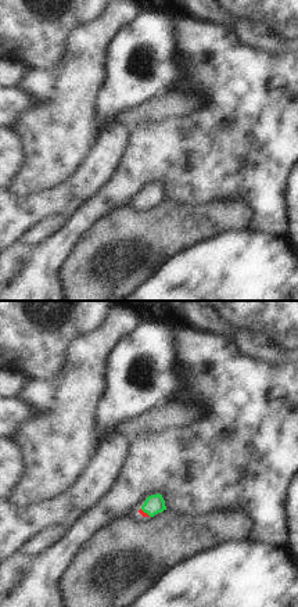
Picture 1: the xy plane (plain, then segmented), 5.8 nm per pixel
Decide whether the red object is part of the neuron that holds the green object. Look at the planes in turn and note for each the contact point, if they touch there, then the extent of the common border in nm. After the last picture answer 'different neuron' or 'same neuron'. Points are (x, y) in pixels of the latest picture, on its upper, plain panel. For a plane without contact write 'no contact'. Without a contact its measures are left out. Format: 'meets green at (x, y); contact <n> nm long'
meets green at (146, 201); contact 80 nm long

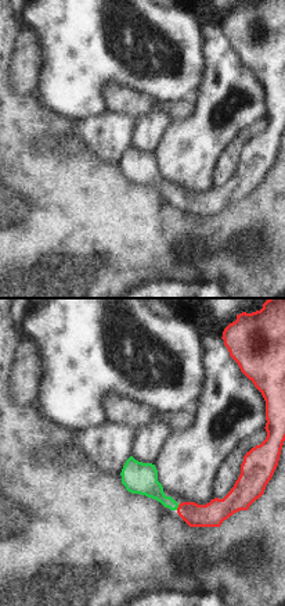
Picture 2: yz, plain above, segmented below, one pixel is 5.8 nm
meets green at (177, 196); contact 40 nm long

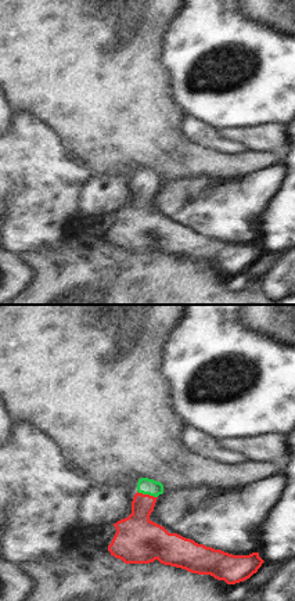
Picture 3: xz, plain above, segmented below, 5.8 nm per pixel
meets green at (147, 183); contact 130 nm long

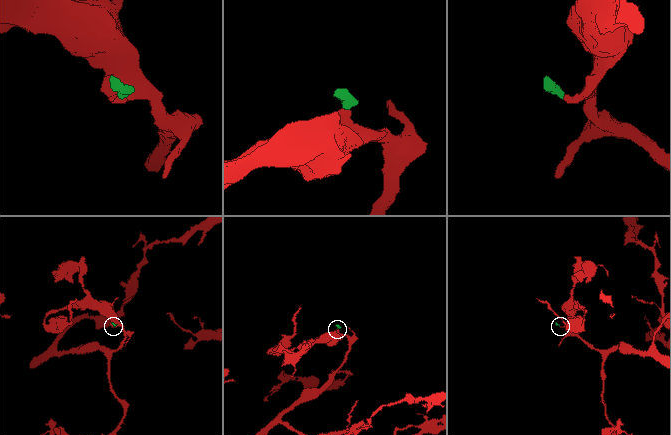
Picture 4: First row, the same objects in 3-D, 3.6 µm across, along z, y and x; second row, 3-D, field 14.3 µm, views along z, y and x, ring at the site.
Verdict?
same neuron

